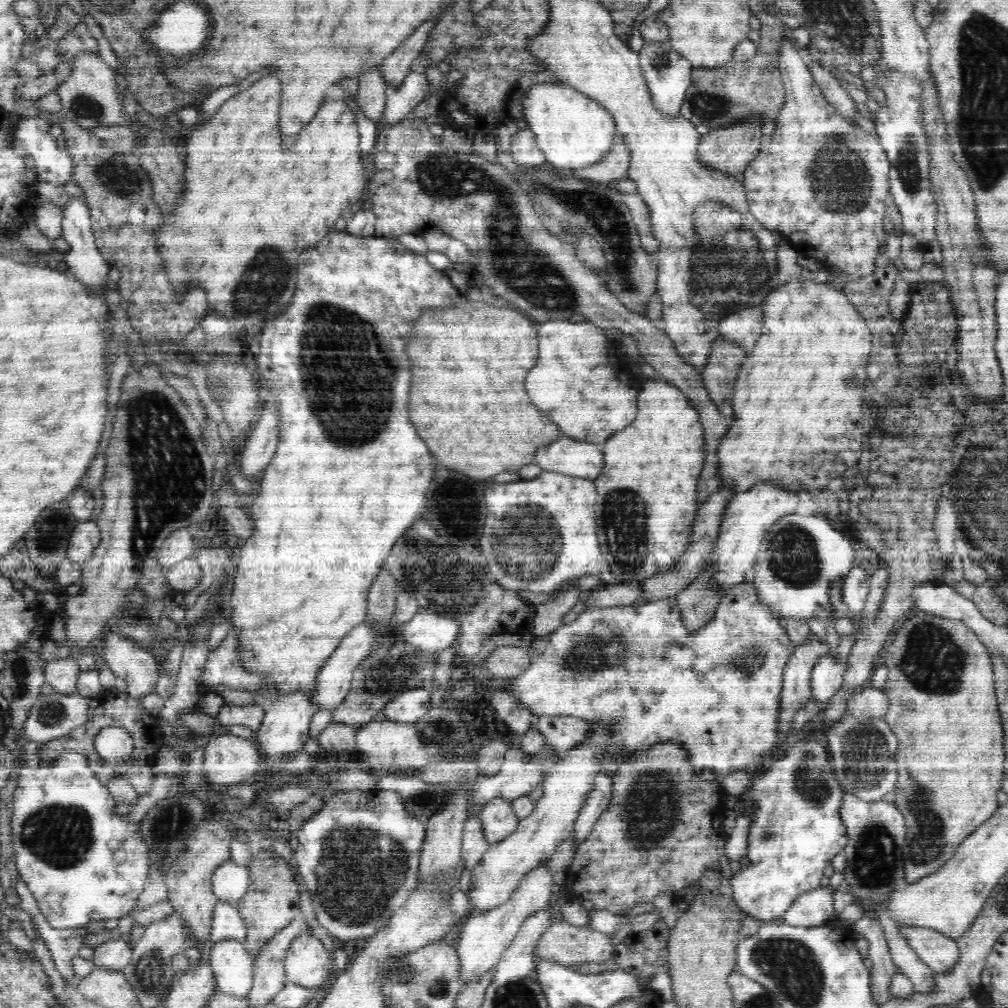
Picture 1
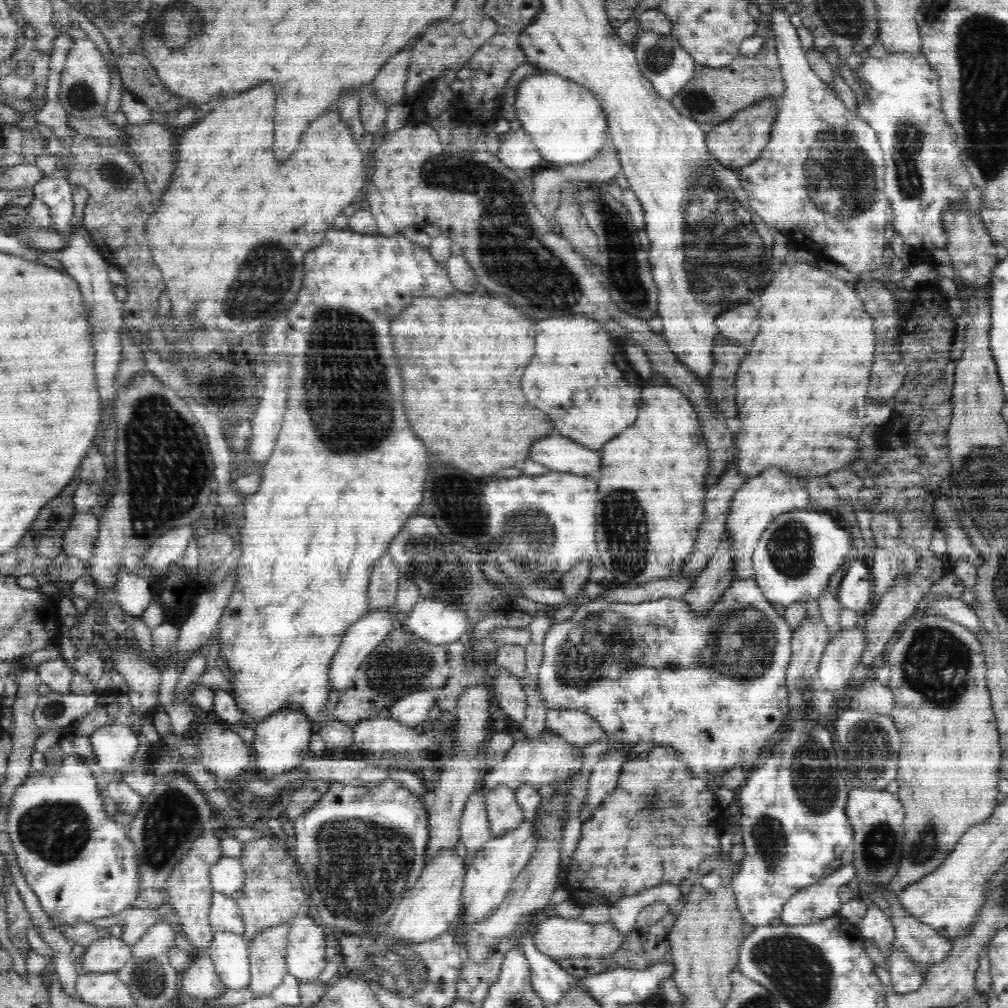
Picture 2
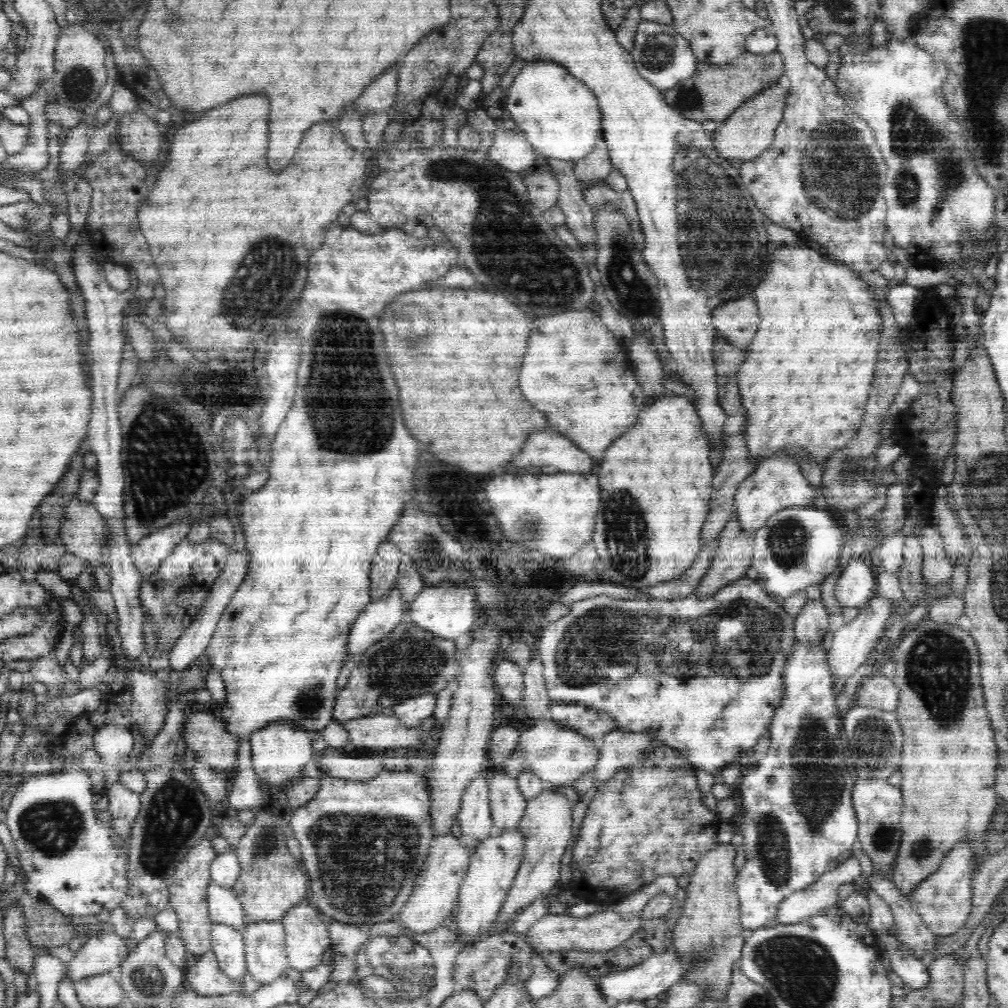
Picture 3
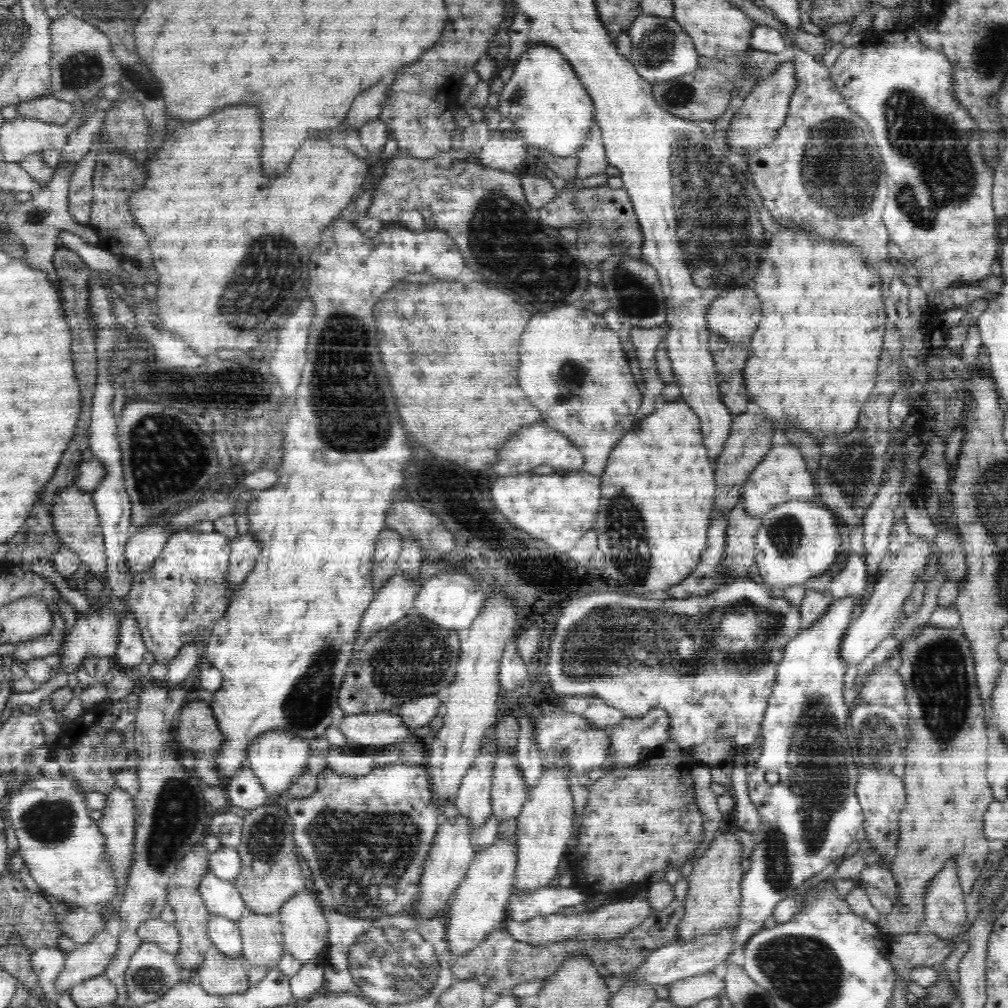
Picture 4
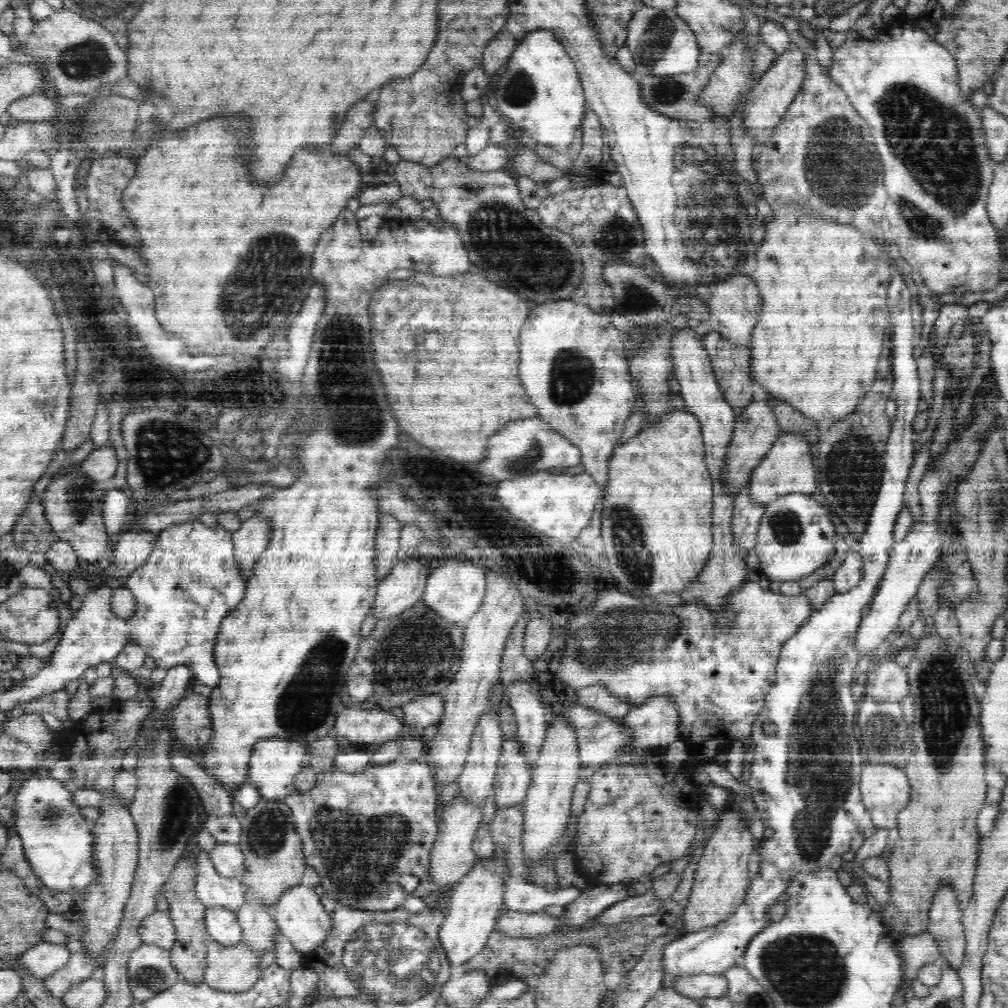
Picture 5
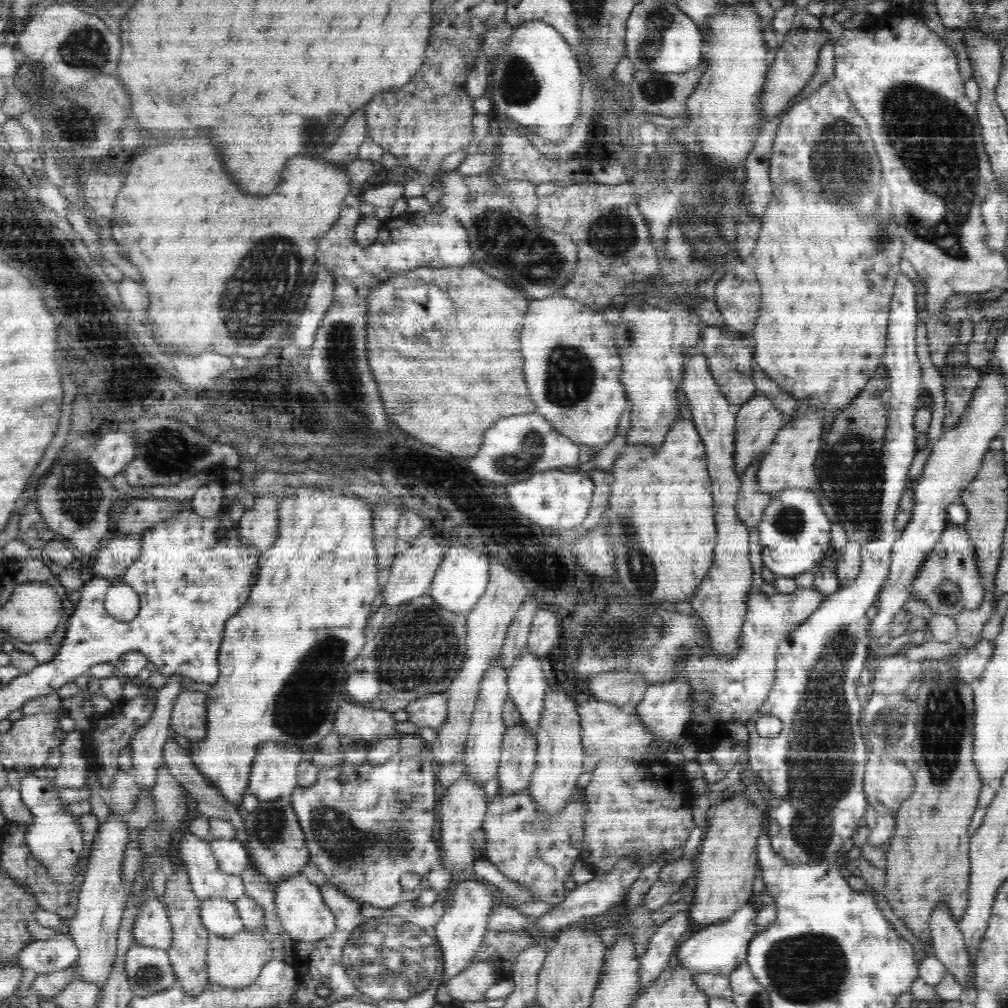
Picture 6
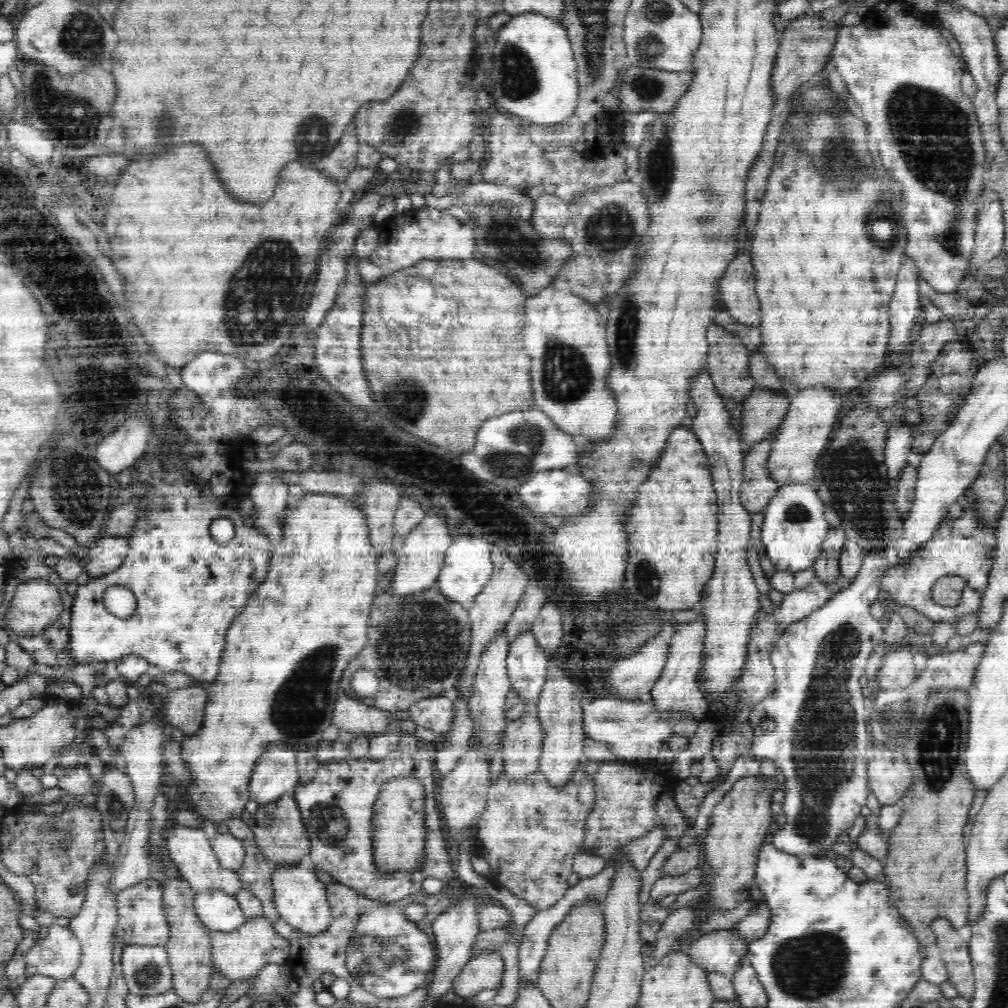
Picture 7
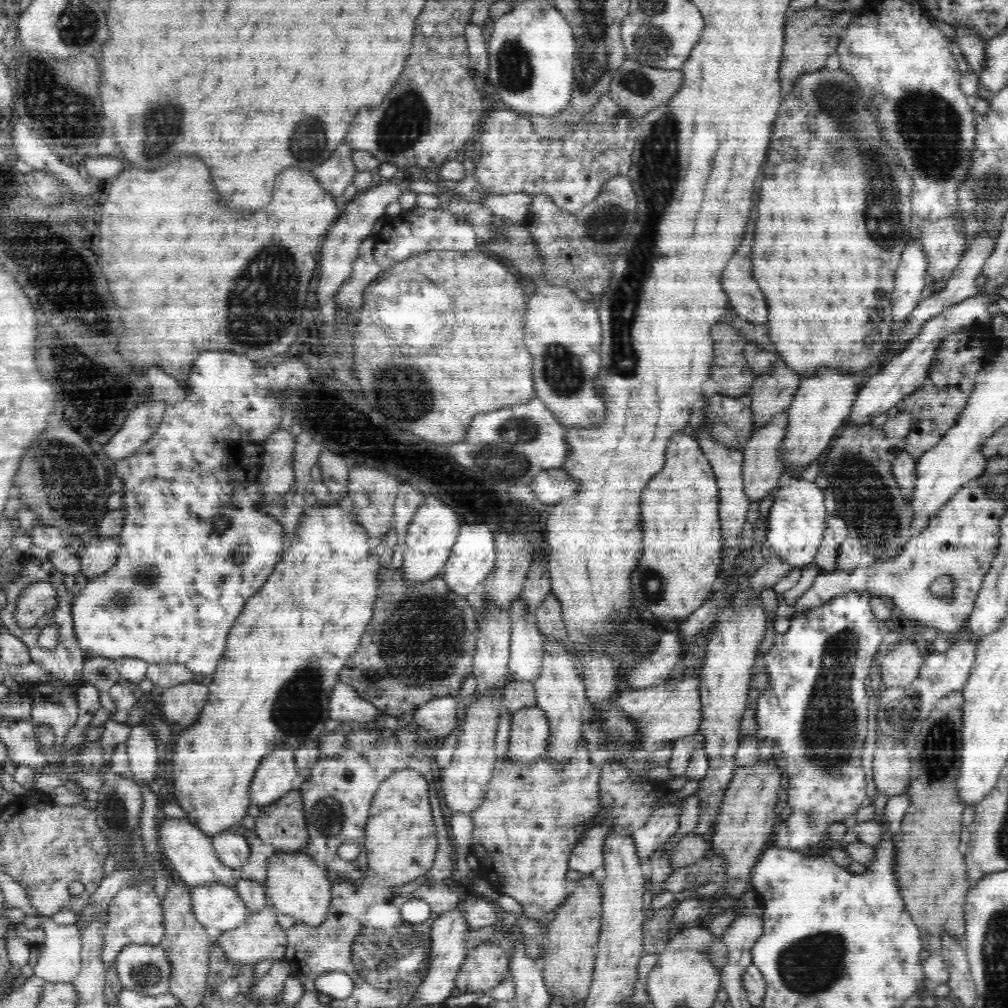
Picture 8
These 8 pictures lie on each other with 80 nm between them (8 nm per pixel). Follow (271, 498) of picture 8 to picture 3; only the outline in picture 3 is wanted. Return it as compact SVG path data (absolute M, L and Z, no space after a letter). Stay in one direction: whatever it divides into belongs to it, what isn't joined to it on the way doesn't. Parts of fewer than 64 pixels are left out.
M244 548L241 552L232 552L222 571L222 576L218 576L210 587L210 594L202 605L198 616L190 623L190 626L184 630L180 638L176 641L176 646L170 650L170 668L172 670L172 682L175 684L180 679L182 672L188 670L196 659L202 659L206 650L206 645L210 644L211 636L214 634L215 625L219 617L222 616L224 608L230 604L232 596L238 590L240 583L244 580L248 559L248 551Z

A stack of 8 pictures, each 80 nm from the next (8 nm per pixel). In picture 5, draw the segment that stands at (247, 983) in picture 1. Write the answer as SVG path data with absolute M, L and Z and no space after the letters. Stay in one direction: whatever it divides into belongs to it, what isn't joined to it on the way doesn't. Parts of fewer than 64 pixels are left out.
M224 907L206 908L204 920L211 940L224 945L234 945L243 940L236 912Z

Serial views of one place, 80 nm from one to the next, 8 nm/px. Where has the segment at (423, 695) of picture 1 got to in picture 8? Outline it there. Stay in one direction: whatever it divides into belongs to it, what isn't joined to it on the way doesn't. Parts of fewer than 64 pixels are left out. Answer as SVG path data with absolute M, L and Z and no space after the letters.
M446 695L424 703L414 710L413 716L420 727L436 737L445 738L456 725L457 708L455 695Z

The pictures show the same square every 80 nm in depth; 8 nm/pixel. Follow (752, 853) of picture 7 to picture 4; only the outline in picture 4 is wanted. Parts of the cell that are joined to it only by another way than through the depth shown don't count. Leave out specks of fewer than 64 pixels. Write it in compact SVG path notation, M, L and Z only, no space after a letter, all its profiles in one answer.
M726 834L713 840L703 856L694 861L694 867L688 878L688 895L684 901L685 913L678 925L677 941L692 940L694 936L710 933L710 930L738 924L742 902L741 880L745 875L740 868L742 851L744 844L740 844L734 834Z

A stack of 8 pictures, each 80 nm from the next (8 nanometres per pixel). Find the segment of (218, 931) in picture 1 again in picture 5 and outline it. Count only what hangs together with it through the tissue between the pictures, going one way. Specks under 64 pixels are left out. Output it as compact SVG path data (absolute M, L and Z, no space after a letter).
M195 843L196 868L195 892L206 908L224 907L238 912L246 903L240 877L226 878L215 869L208 852L201 850Z

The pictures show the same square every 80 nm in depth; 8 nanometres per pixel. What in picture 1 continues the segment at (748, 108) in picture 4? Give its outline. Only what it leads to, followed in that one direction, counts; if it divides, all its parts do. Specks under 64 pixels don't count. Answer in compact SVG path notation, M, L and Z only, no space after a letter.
M748 115L735 124L727 125L726 128L709 131L702 137L698 146L700 161L704 161L708 167L713 167L721 172L735 176L738 172L743 173L750 161L758 156L760 149L760 138L764 131L764 117L762 115Z

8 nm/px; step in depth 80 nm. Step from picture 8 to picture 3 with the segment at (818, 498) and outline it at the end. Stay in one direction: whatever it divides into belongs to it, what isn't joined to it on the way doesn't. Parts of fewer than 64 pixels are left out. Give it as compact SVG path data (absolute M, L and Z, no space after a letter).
M787 505L779 509L766 521L762 528L754 534L754 550L751 566L758 572L757 582L769 593L770 596L778 598L790 598L798 592L805 592L806 588L822 584L825 578L833 574L840 561L840 550L847 538L847 531L824 507L813 505Z

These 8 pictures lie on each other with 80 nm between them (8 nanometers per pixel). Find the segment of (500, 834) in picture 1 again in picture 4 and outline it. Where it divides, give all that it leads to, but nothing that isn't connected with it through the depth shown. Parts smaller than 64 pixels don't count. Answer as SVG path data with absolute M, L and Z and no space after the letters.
M508 749L507 752L499 752L491 790L491 809L499 823L519 818L529 790L521 766L518 765L516 752Z

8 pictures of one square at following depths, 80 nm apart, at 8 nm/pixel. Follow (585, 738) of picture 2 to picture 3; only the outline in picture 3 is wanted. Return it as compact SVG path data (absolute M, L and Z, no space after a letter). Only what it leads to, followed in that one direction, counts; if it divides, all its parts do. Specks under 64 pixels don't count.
M580 701L551 703L548 717L568 723L572 729L598 740L601 740L606 733L615 730L617 726L616 717L612 713L582 705Z

